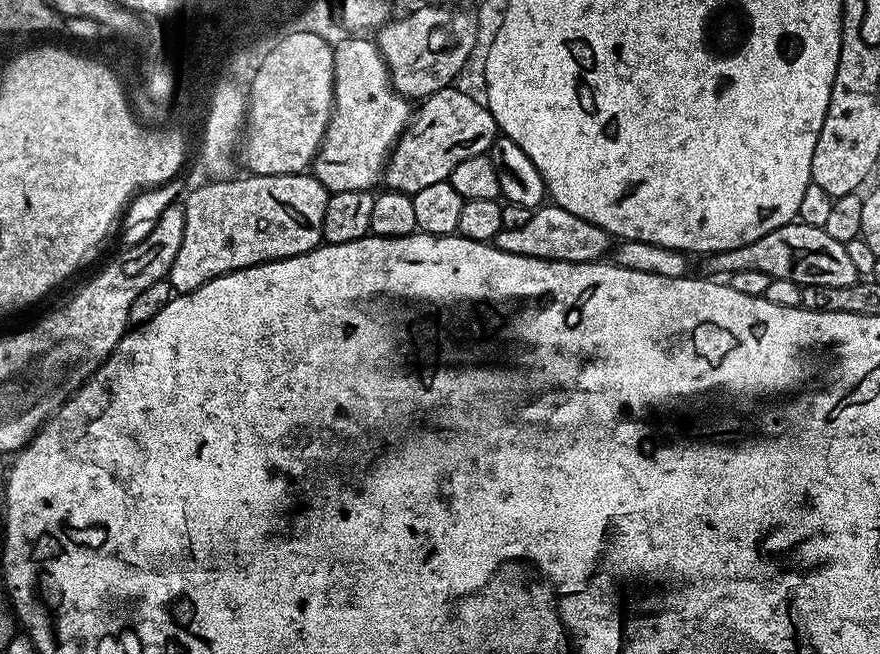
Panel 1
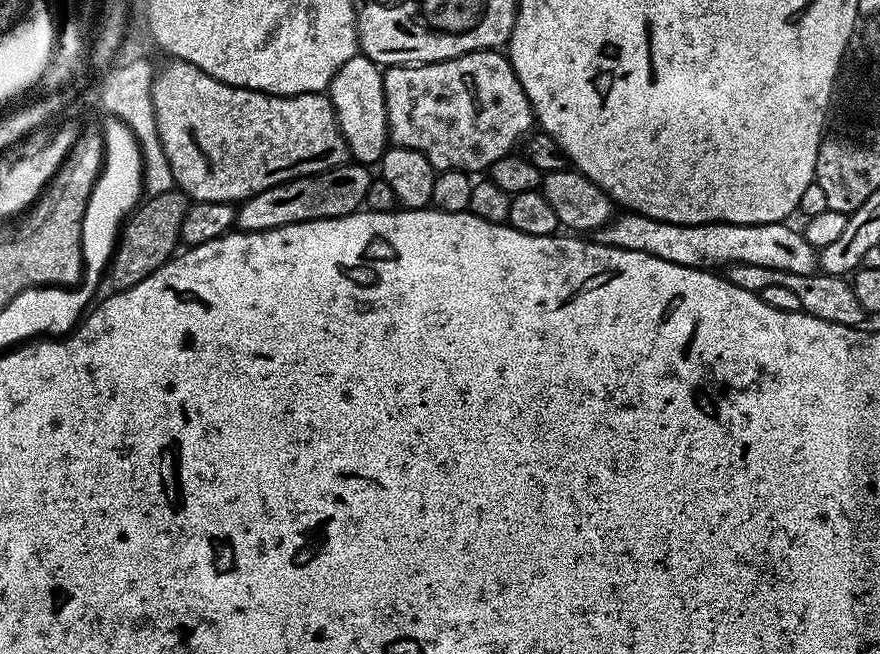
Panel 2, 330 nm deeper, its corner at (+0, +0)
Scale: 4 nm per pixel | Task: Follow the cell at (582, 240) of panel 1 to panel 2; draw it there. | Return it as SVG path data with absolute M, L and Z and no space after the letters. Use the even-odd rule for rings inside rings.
M625 211L623 214L596 229L594 239L598 244L614 246L622 250L634 250L642 254L650 254L654 258L662 258L662 262L674 262L687 268L719 269L719 264L749 264L759 268L773 268L779 272L789 272L799 276L810 276L818 268L818 252L813 248L799 227L791 228L791 223L777 222L774 224L675 224L665 220L655 220L637 212Z

